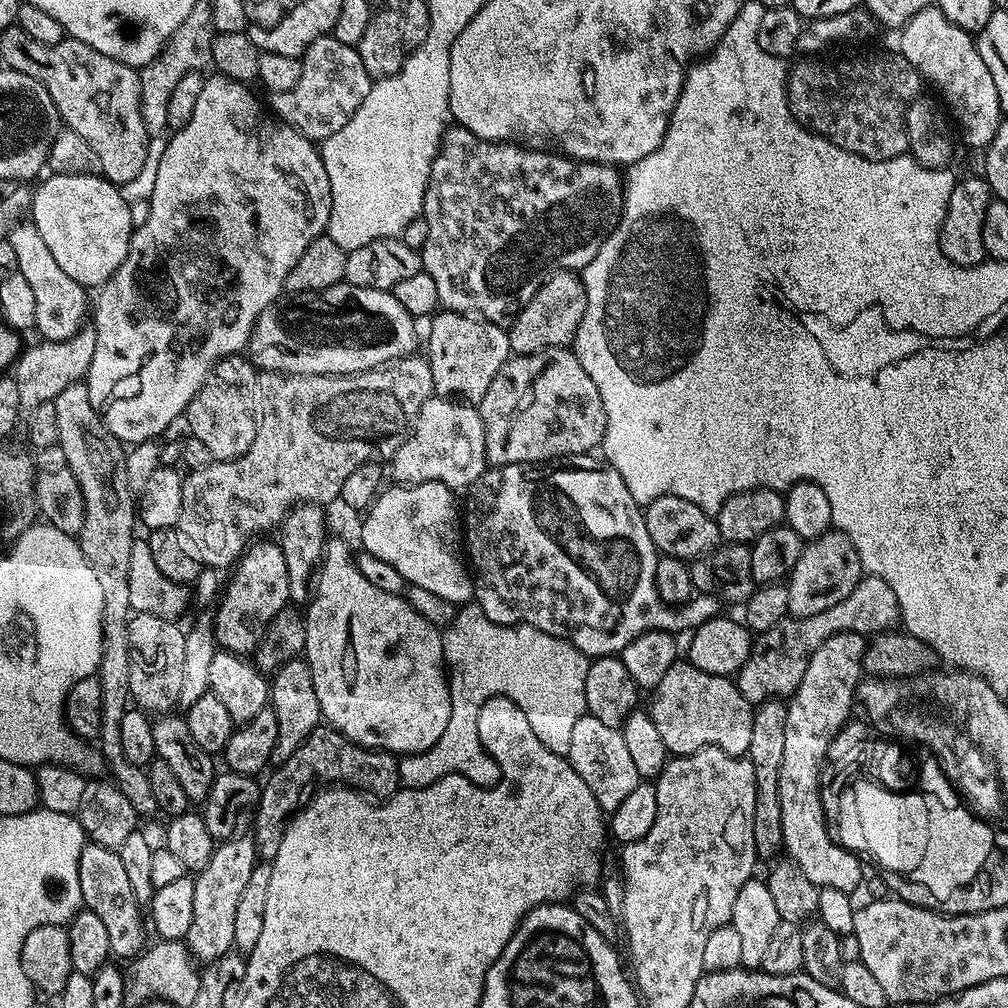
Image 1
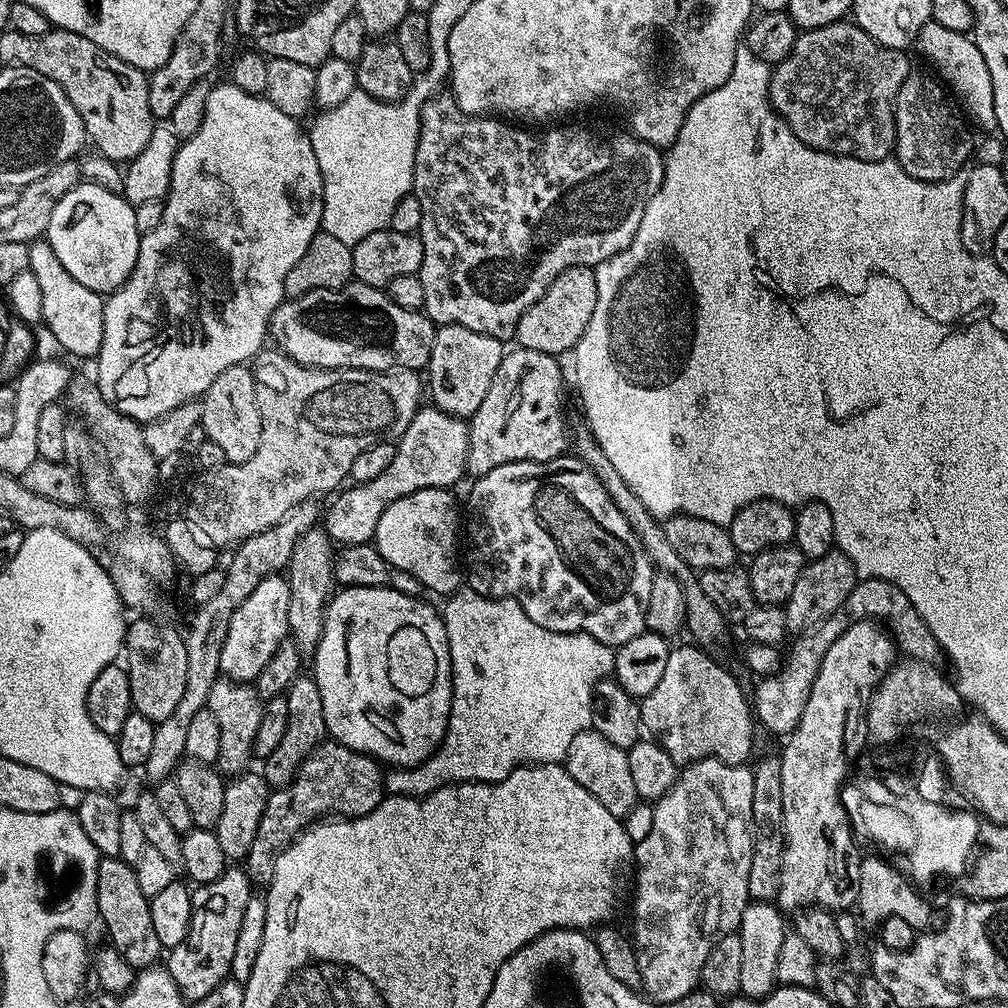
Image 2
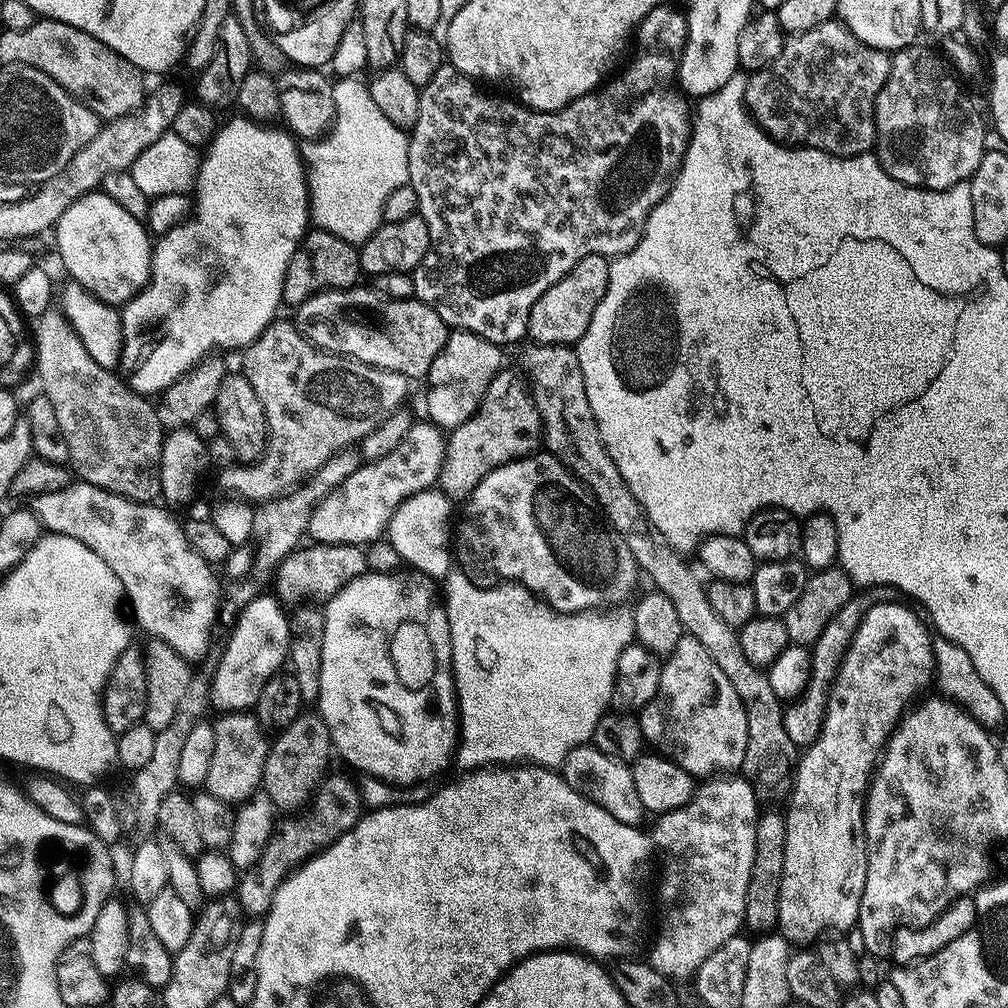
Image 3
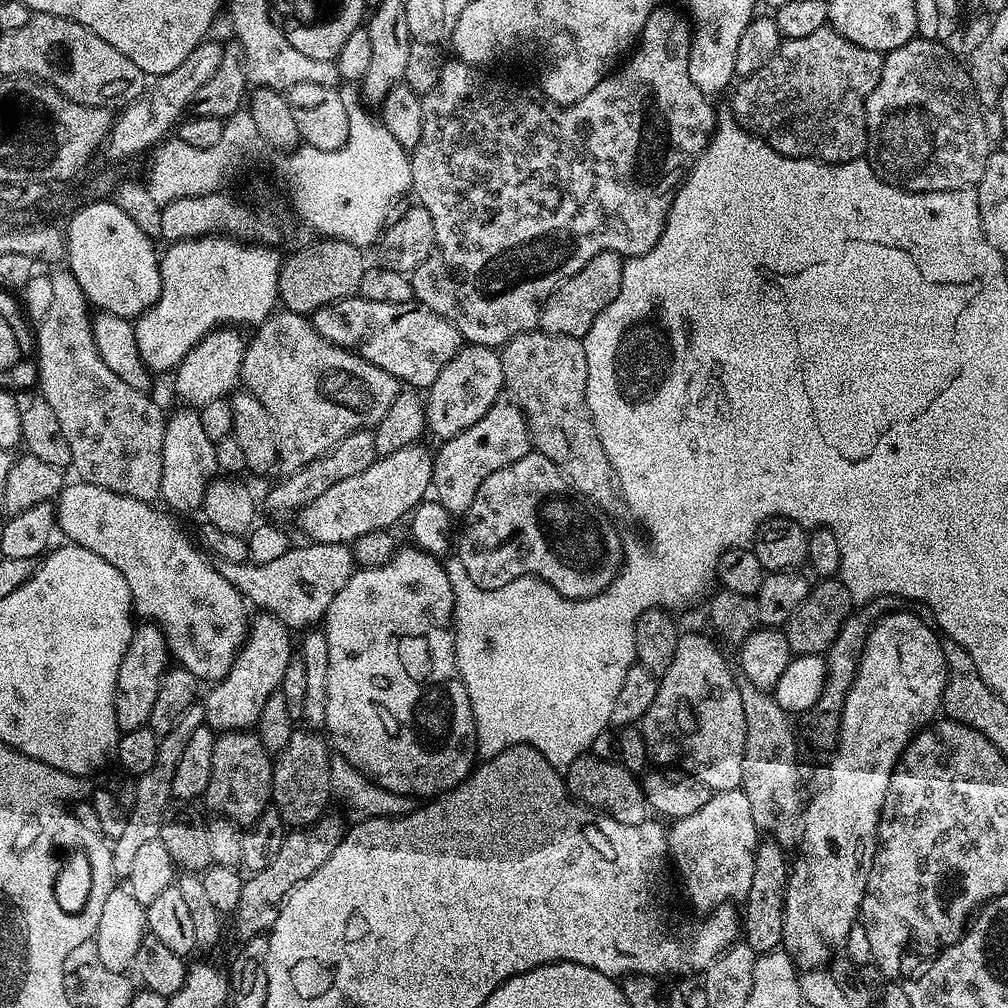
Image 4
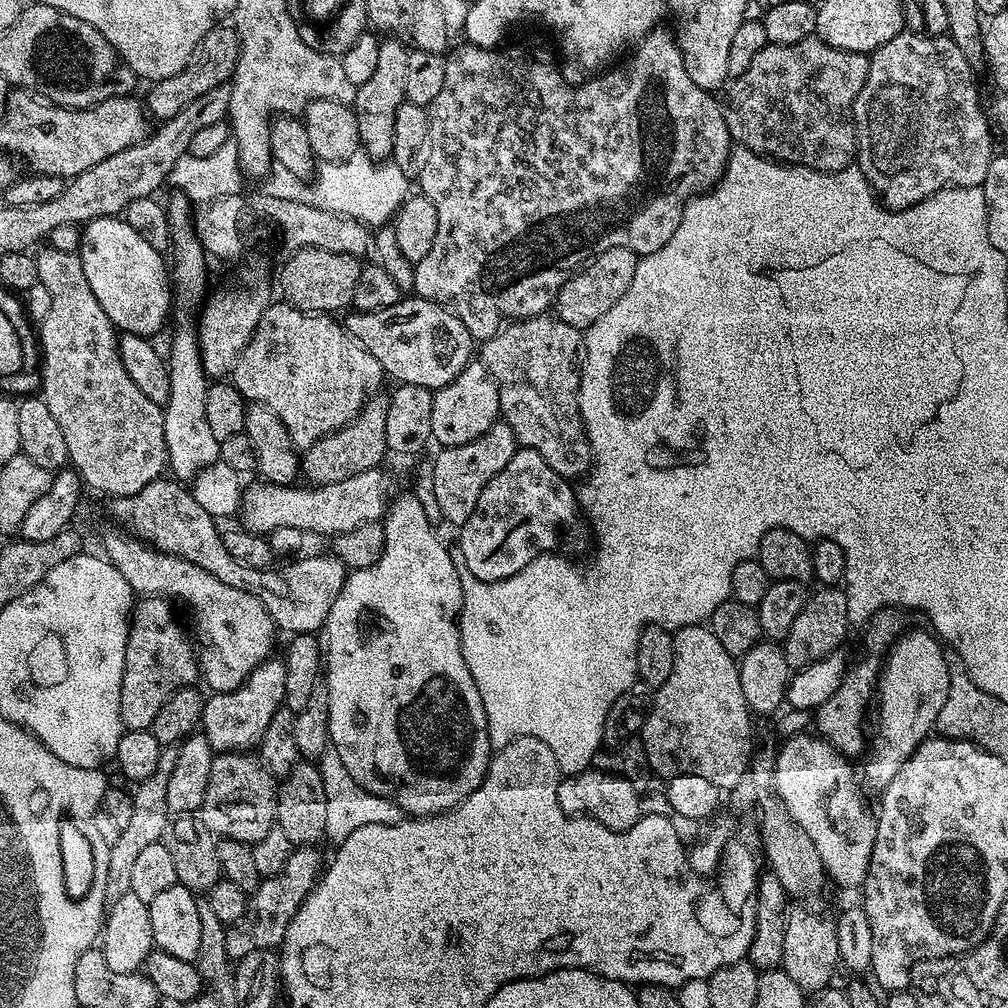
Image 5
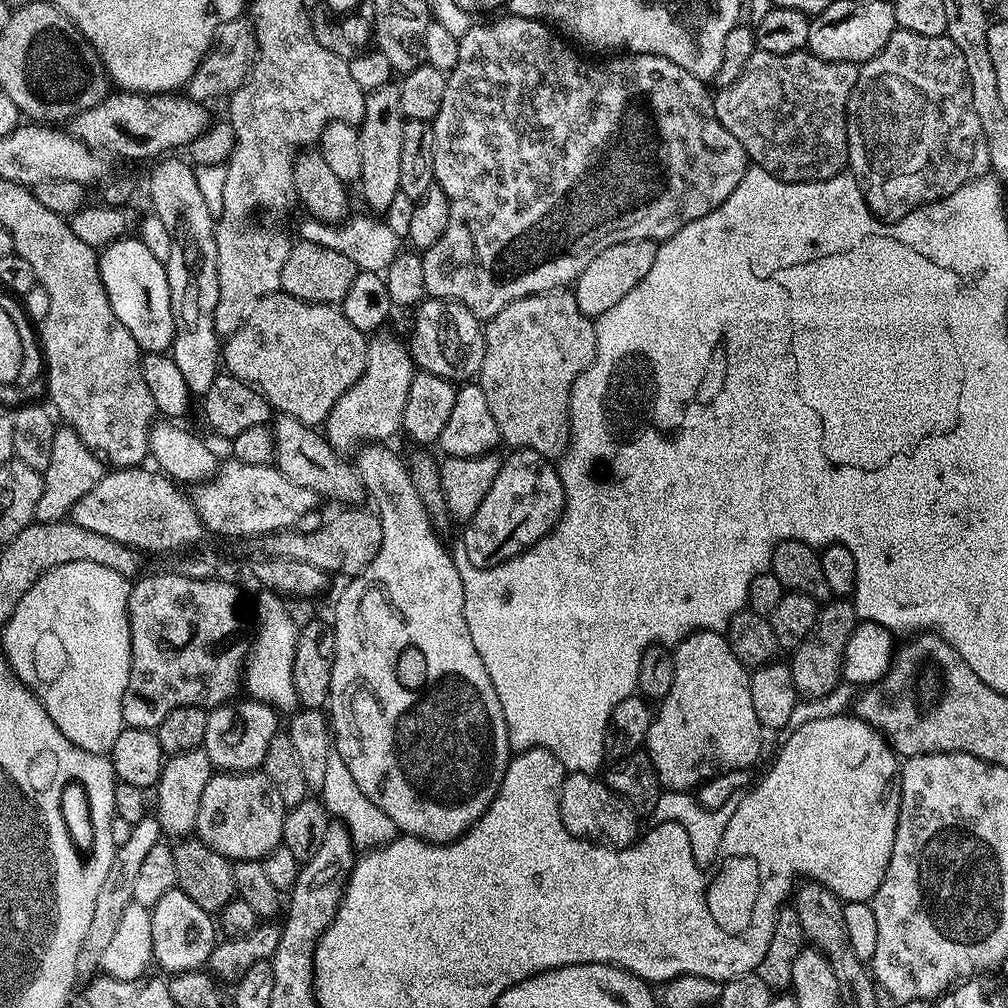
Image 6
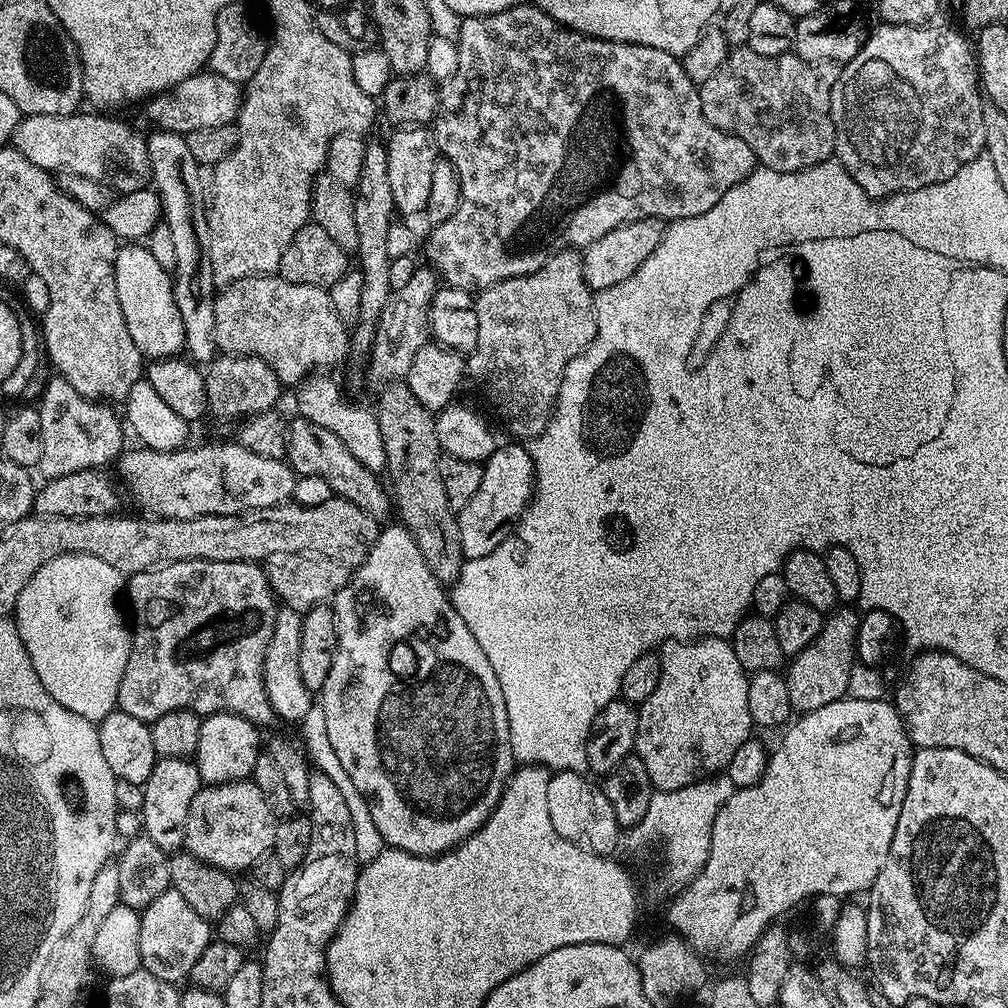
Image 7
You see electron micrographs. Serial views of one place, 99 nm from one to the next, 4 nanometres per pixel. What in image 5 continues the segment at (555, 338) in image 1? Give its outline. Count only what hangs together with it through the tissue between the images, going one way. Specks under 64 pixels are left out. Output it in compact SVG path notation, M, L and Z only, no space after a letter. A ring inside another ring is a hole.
M611 248L602 254L598 254L593 260L589 260L575 276L572 276L556 292L554 301L555 315L562 322L581 330L587 330L606 314L630 290L630 282L634 282L634 270L636 269L637 253L629 248Z

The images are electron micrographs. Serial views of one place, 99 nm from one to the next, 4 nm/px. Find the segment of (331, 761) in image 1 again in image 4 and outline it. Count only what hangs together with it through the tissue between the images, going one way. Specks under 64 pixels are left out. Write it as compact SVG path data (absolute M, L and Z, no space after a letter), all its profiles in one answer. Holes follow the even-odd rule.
M332 815L321 816L320 820L309 828L289 831L282 842L282 850L278 850L274 862L270 862L266 870L253 872L245 879L242 886L242 898L238 898L238 906L234 913L236 932L240 935L241 941L271 932L280 913L280 907L284 905L284 899L292 893L292 889L301 880L310 878L310 874L314 874L318 866L324 865L329 860L330 854L334 854L334 850L342 842L346 824Z

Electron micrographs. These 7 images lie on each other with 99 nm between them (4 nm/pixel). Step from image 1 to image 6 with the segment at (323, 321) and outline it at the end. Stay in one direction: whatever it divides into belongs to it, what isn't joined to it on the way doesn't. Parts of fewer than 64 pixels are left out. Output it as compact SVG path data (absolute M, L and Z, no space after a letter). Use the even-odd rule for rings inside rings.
M428 298L415 309L412 337L406 347L412 354L413 365L444 380L468 382L479 373L484 357L484 329L481 321L466 306L455 300Z

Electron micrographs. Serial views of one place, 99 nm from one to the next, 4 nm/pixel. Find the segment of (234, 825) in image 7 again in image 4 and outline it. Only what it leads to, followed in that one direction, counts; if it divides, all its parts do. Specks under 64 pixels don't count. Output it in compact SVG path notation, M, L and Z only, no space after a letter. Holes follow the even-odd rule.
M255 731L219 733L214 742L210 786L206 786L203 803L208 803L217 817L224 817L237 826L255 824L272 799L272 761Z

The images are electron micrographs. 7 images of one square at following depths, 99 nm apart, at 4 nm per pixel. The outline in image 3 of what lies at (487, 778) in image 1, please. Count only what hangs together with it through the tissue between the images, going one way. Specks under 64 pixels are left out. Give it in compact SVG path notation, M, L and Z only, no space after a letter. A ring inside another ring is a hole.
M453 570L443 577L442 603L448 615L450 626L450 642L452 643L452 678L458 693L458 740L455 751L455 767L464 770L484 770L492 766L516 766L527 762L532 766L563 765L566 754L578 746L591 741L598 722L609 711L612 704L612 688L616 685L618 670L618 654L633 639L634 633L627 623L620 620L607 620L607 615L595 612L569 612L560 614L553 612L547 604L538 602L527 588L515 582L500 582L495 586L474 584L465 572Z

